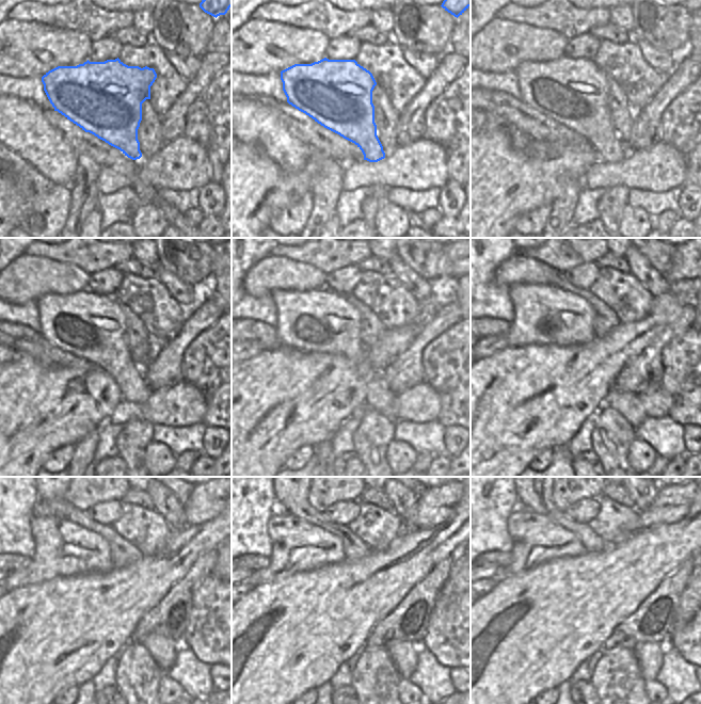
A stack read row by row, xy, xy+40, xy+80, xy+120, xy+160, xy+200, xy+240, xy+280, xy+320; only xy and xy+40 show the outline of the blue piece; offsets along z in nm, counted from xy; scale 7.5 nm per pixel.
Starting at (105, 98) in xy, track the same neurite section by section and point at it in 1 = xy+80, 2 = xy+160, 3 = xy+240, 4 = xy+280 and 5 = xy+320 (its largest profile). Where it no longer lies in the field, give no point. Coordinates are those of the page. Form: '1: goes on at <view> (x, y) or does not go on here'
1: goes on at xy+80 (573, 93)
2: goes on at xy+160 (322, 321)
3: goes on at xy+240 (62, 548)
4: goes on at xy+280 (298, 546)
5: goes on at xy+320 (536, 539)

